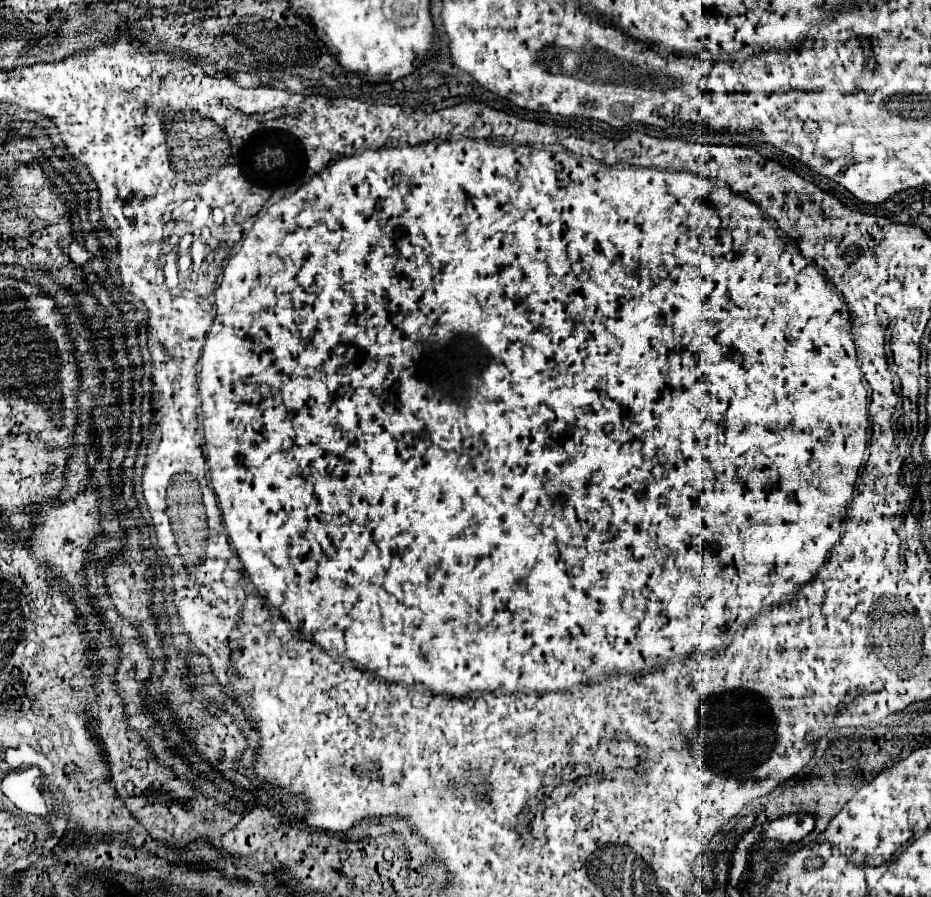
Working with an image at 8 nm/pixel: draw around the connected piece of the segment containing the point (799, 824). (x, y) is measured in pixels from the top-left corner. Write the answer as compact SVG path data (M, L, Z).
M790 813L762 825L764 839L782 839L782 843L800 841L814 829L812 813Z

